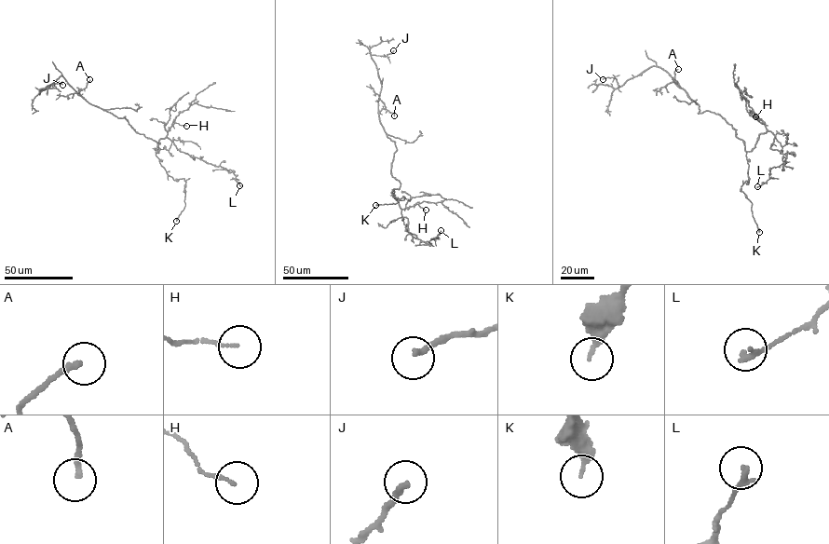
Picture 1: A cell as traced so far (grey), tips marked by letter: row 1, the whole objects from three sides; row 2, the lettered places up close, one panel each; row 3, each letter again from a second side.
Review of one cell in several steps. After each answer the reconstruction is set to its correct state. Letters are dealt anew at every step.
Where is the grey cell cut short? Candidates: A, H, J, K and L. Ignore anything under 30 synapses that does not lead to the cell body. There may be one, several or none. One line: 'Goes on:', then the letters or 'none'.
Goes on: none

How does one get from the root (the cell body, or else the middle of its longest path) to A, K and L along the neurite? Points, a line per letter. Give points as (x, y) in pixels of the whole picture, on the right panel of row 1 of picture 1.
A: (726, 121), (709, 111), (699, 113), (698, 104), (672, 81), (678, 69)
K: (726, 121), (744, 143), (749, 179), (741, 191), (752, 203), (759, 232)
L: (726, 121), (746, 151), (770, 130), (770, 147), (786, 154), (785, 163), (757, 186)

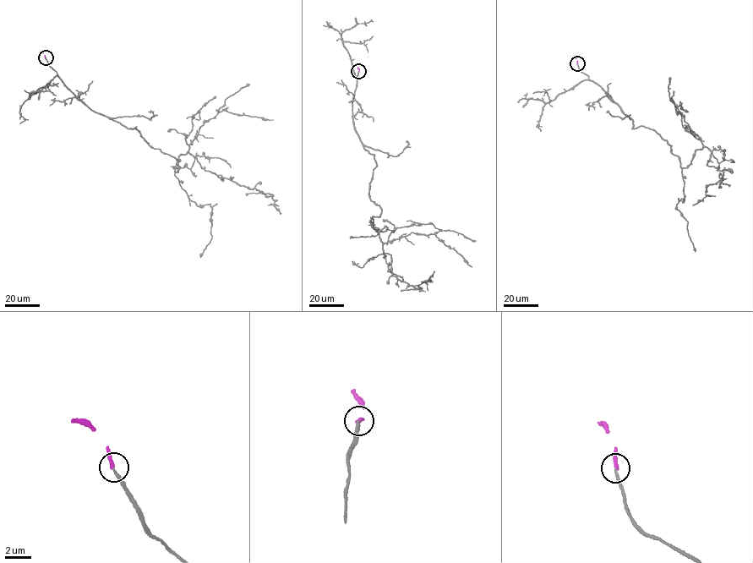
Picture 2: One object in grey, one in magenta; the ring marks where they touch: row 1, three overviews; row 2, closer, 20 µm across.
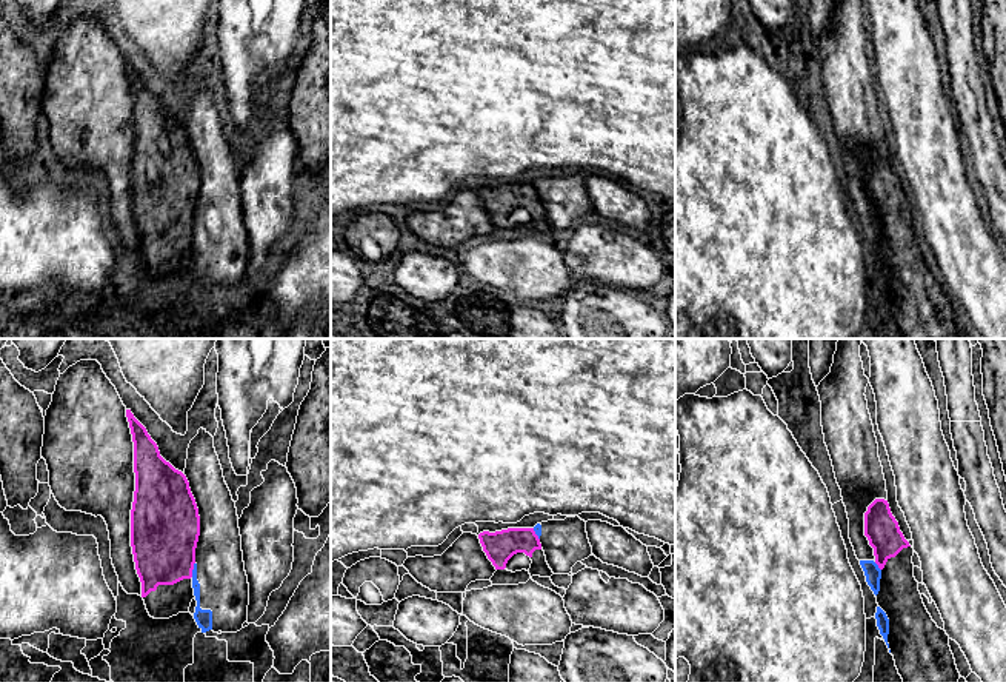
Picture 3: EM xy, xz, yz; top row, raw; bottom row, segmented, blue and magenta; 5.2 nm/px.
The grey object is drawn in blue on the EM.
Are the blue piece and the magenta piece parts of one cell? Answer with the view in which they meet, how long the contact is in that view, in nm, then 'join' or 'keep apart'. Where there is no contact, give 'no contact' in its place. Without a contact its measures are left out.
xy | 80 nm | keep apart

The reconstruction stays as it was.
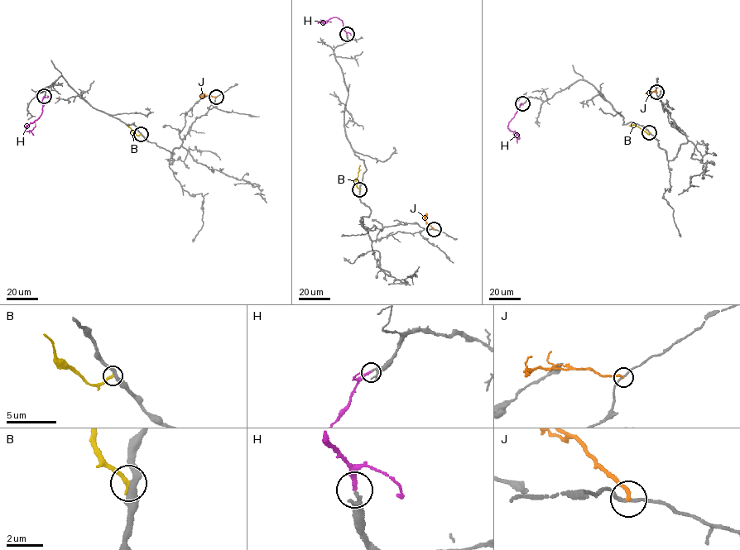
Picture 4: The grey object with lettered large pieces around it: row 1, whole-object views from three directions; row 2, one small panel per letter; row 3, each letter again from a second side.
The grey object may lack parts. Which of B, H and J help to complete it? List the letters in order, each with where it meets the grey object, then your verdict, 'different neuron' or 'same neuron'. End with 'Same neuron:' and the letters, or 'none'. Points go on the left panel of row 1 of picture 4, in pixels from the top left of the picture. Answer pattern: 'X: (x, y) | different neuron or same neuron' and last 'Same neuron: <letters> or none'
B: (141, 134) | different neuron
H: (44, 96) | same neuron
J: (216, 97) | different neuron
Same neuron: H

